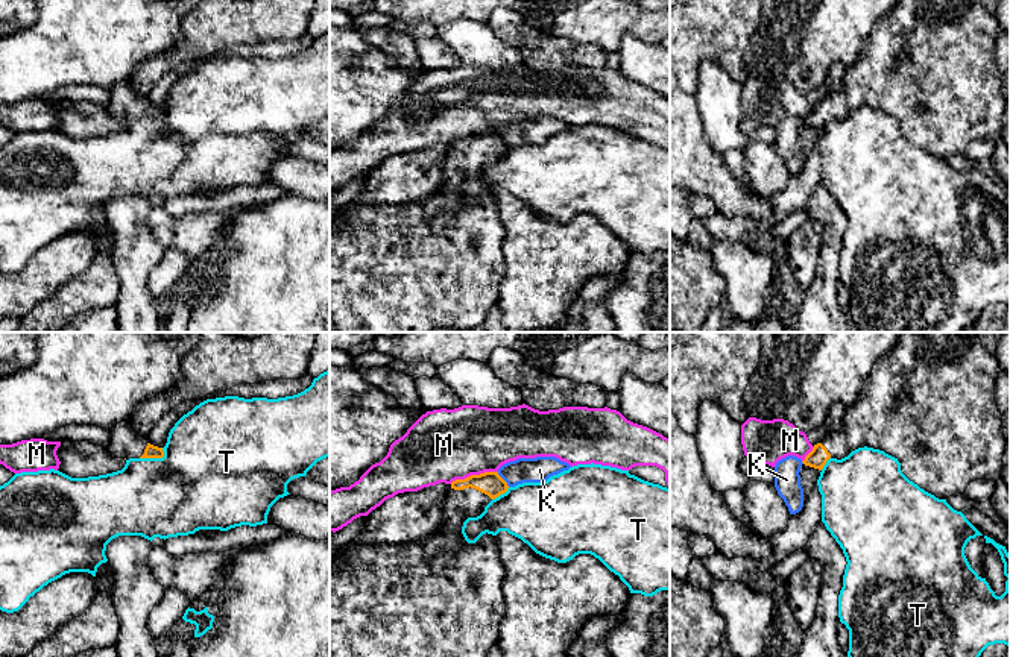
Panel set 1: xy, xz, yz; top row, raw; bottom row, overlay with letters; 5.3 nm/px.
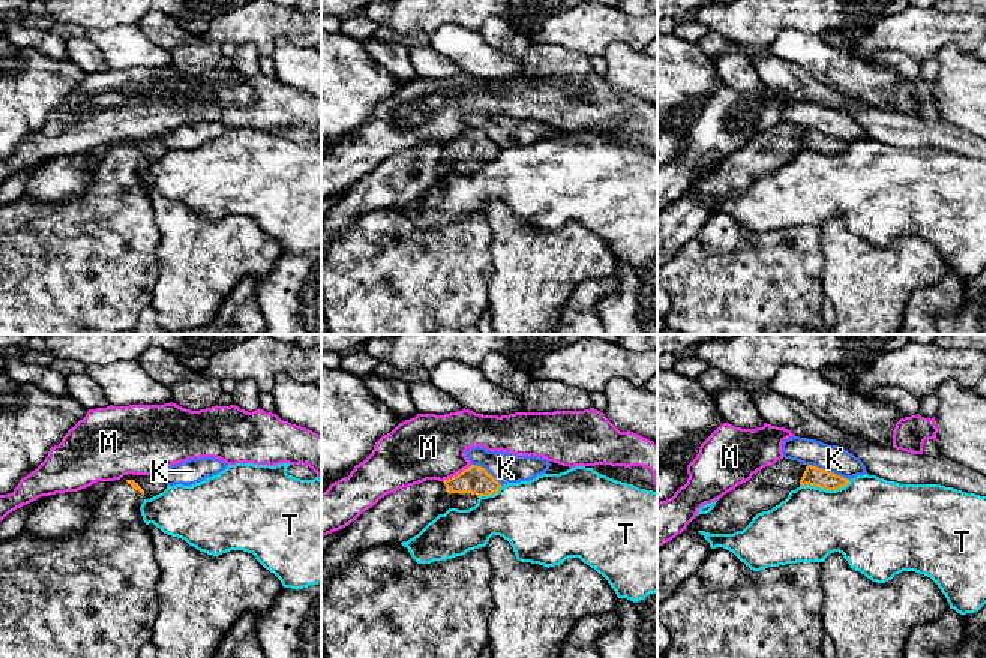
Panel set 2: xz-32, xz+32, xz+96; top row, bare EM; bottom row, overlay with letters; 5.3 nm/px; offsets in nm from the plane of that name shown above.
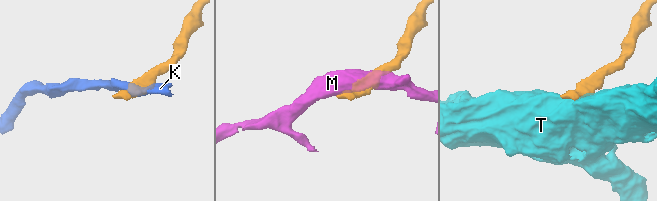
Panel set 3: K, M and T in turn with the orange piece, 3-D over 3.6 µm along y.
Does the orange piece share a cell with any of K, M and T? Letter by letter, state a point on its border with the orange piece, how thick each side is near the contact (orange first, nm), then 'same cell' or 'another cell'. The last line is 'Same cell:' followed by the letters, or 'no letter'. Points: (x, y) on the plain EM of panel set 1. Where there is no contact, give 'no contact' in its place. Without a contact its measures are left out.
K: xz (503, 140) | 130/140 nm | another cell
M: xz (473, 135) | 130/380 nm | another cell
T: xy (154, 117) | 70/440 nm | another cell
Same cell: no letter

